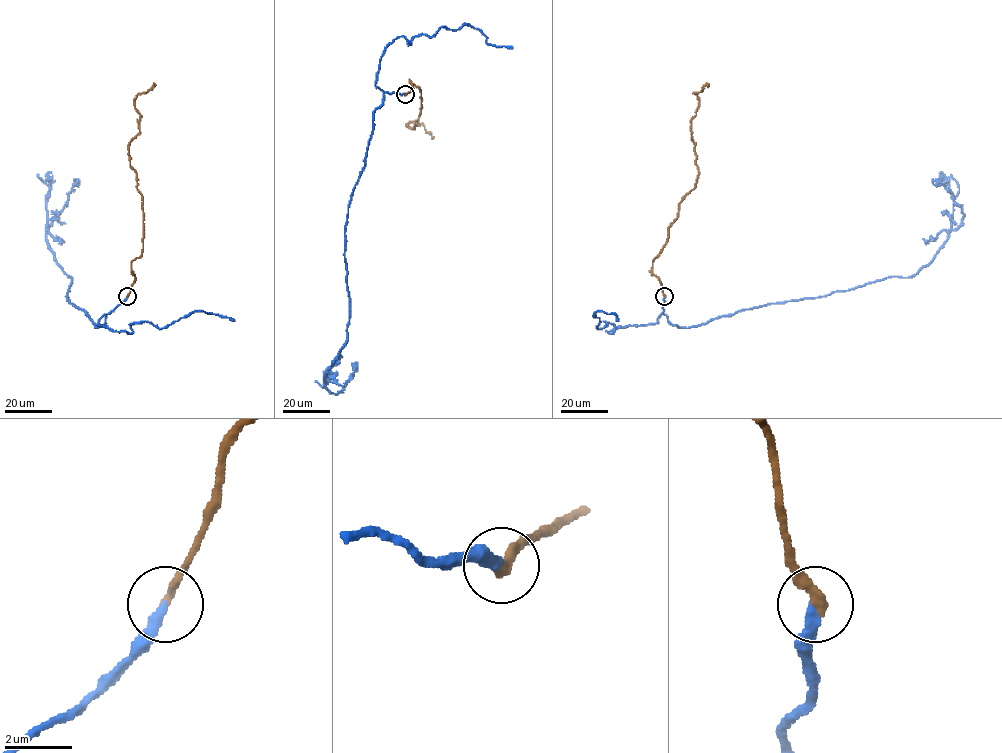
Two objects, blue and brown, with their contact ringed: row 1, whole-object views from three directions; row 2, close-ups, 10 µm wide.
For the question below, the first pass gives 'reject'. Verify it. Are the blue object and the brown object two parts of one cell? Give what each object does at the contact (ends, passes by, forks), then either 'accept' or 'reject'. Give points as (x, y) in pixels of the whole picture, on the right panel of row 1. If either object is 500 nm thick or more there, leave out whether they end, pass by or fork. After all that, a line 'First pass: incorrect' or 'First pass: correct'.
blue ends there; brown ends there; accept
First pass: incorrect

